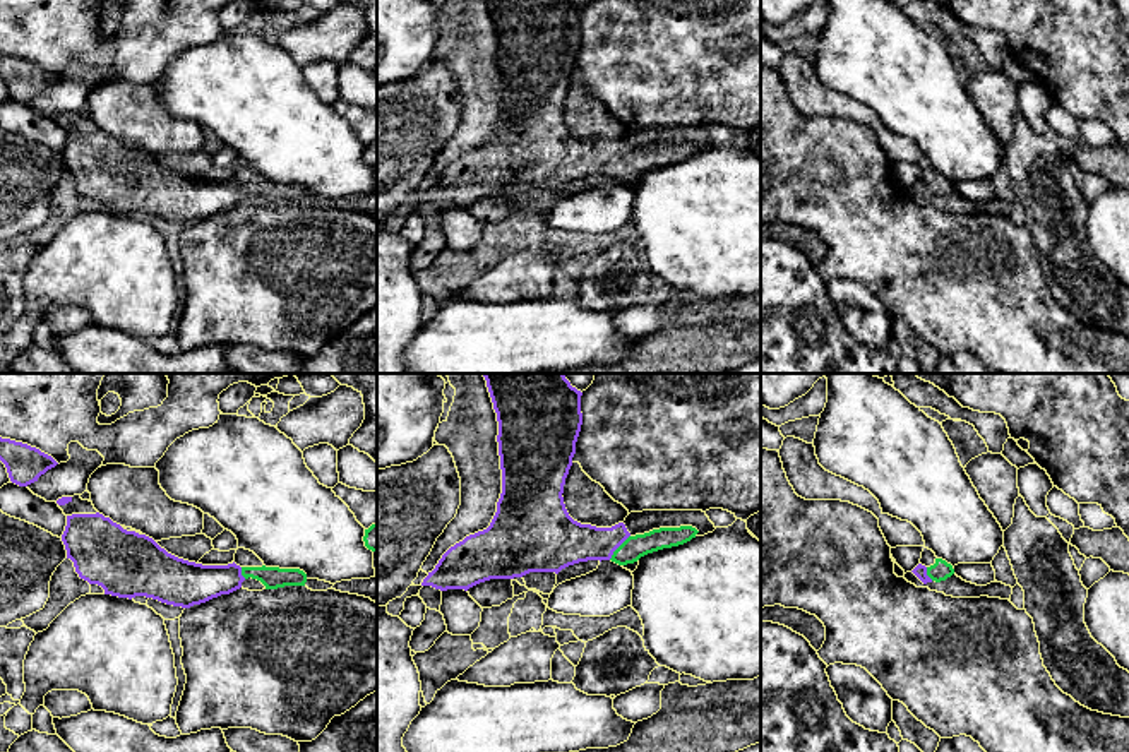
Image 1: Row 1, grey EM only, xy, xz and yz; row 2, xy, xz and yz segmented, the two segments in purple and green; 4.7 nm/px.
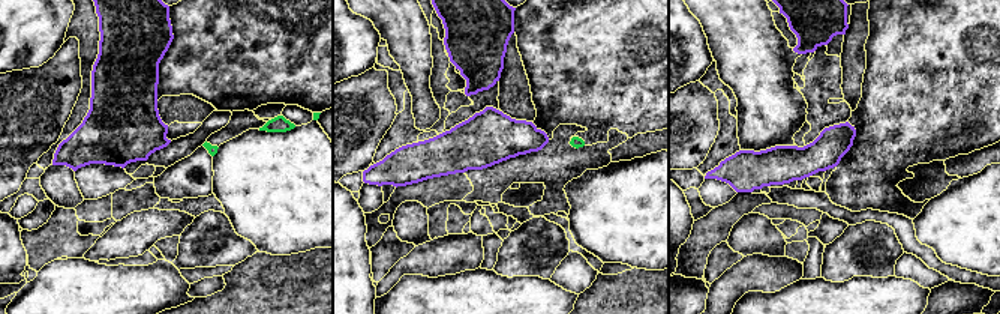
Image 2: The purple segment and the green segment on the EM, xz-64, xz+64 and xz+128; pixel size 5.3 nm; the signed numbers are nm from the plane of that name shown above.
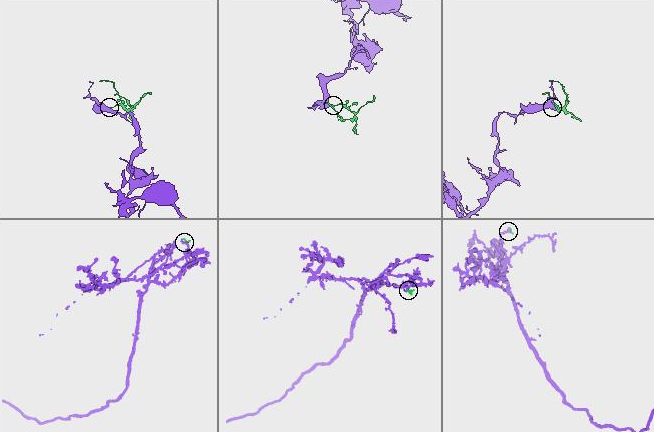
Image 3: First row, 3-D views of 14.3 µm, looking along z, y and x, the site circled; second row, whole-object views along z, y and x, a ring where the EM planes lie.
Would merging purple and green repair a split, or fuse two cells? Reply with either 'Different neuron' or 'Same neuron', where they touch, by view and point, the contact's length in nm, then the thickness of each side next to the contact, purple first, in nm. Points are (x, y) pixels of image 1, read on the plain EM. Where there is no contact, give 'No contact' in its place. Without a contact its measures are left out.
Same neuron. Touches purple at xz (619, 161). Shared border 160 nm. Thickness 220 nm (purple) against 110 nm

